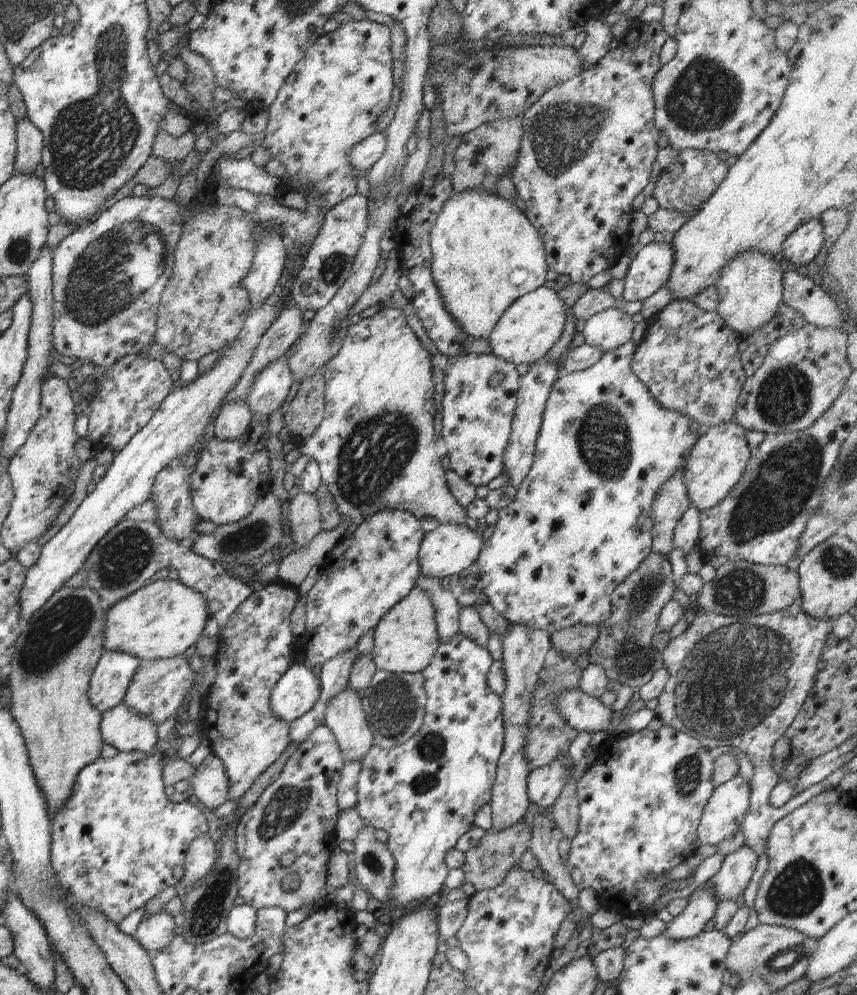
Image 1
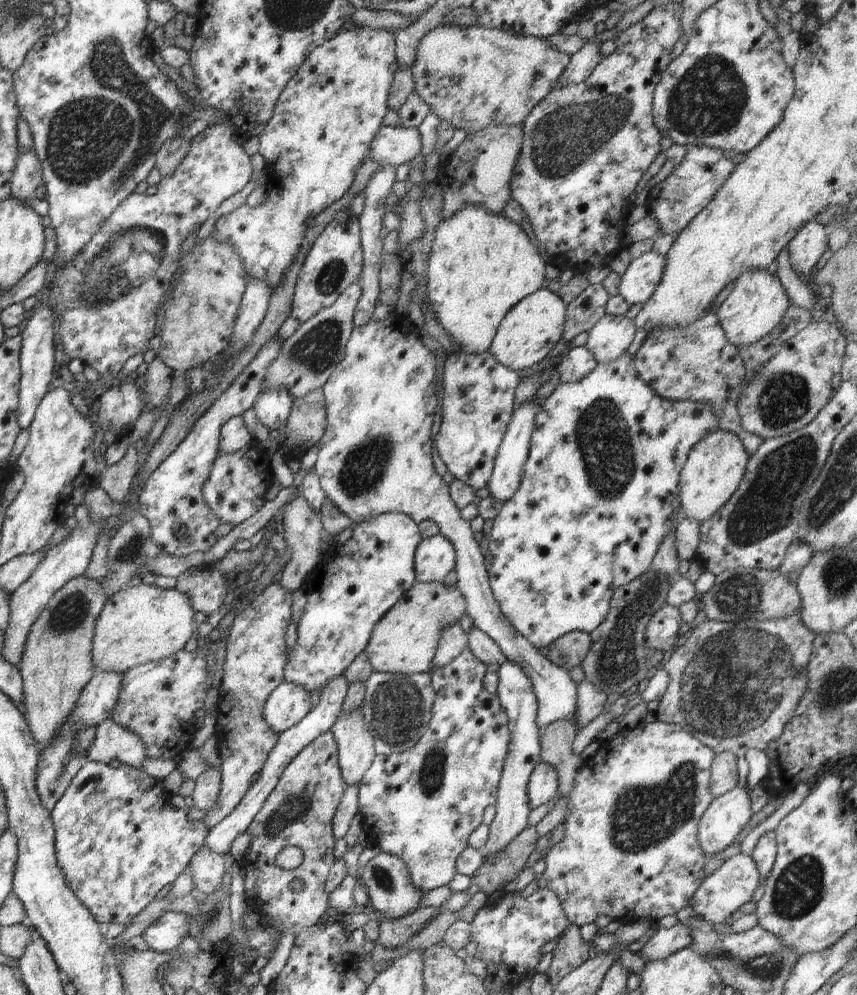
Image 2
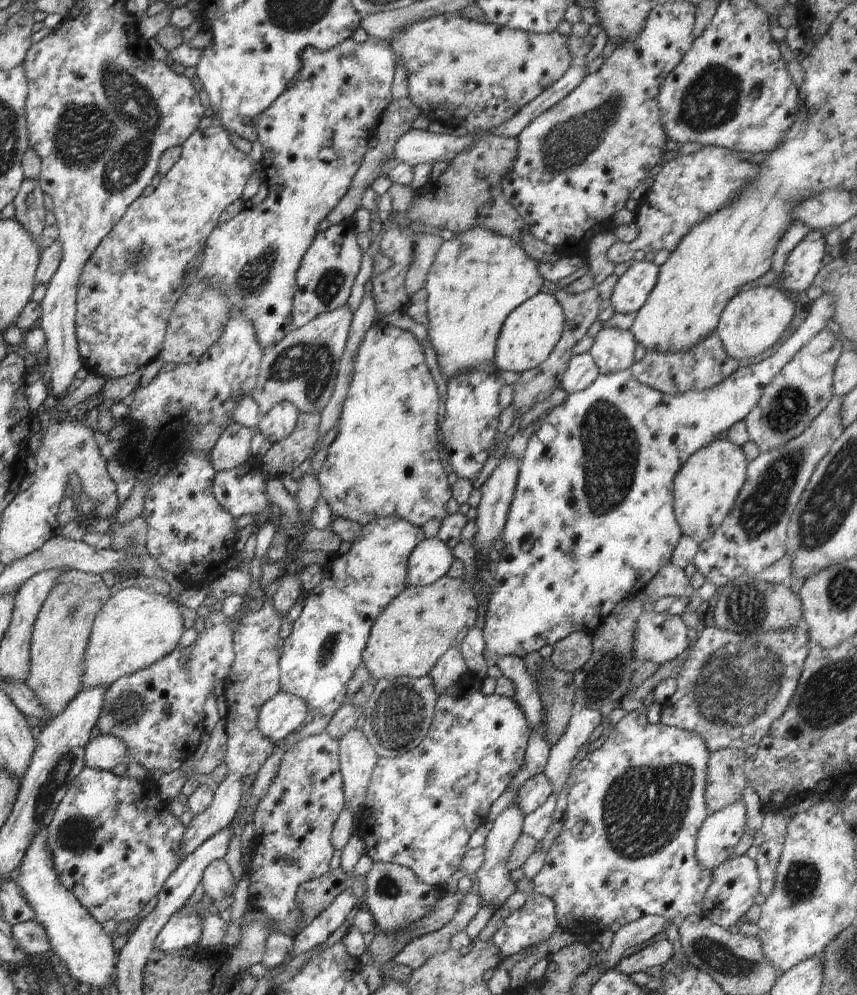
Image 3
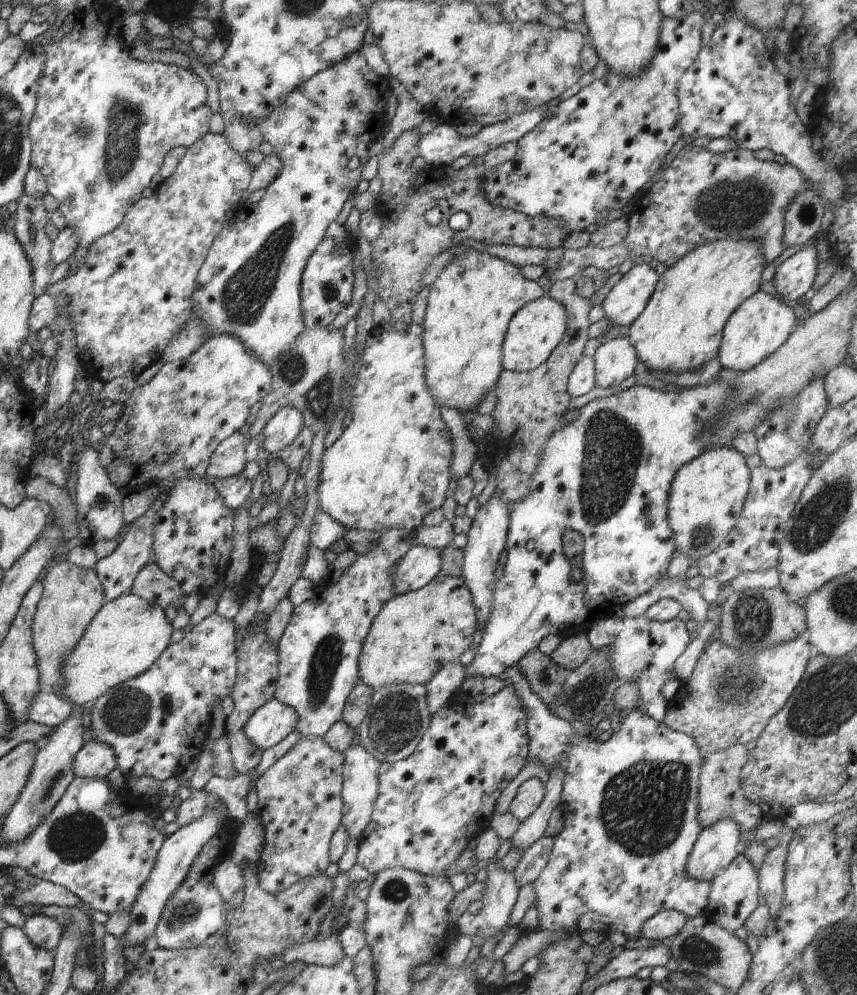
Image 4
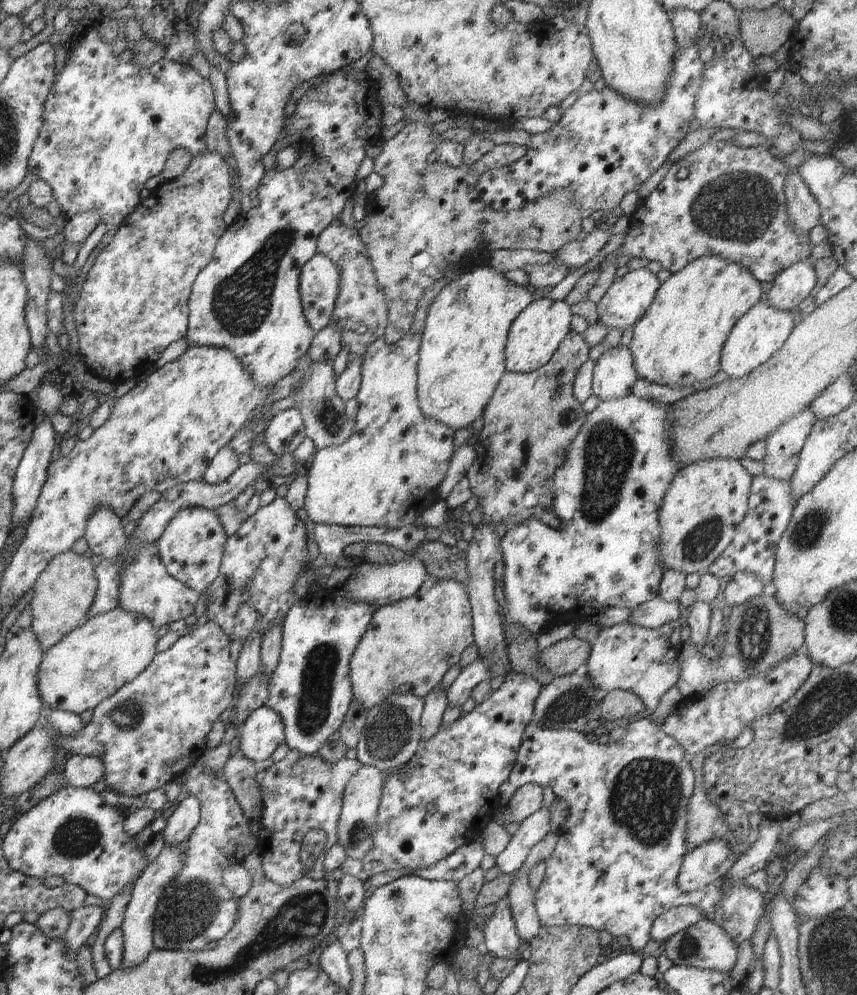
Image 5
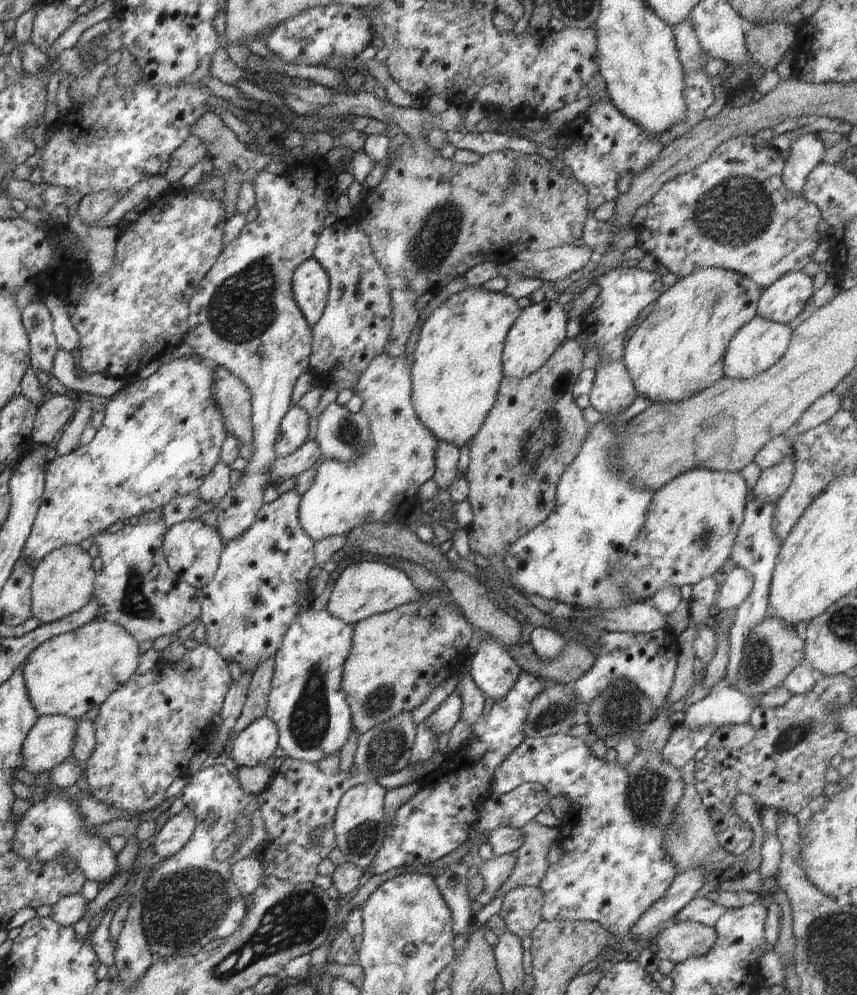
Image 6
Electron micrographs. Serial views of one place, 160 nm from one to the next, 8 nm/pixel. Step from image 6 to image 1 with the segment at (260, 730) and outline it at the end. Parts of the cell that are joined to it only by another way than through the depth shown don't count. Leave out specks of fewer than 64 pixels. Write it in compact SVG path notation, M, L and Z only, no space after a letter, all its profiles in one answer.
M294 662L280 678L270 698L272 714L292 723L316 706L320 677L306 664Z

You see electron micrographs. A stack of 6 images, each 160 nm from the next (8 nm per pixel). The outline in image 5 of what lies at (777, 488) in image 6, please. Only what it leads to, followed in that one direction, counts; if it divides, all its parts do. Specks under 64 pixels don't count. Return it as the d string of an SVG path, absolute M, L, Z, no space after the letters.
M810 407L805 408L800 414L793 416L781 424L770 436L764 440L766 443L766 456L763 458L763 474L773 479L789 481L796 470L800 453L802 452L807 436L815 425L816 417Z

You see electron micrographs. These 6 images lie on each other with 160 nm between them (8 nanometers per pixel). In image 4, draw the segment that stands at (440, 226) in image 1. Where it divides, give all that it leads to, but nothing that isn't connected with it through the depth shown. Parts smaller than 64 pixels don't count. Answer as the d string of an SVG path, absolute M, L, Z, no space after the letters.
M471 249L454 256L430 287L425 324L421 327L426 385L438 406L456 408L462 414L475 412L488 392L496 386L503 372L502 346L512 316L526 304L547 297L547 293L537 280L524 278L520 267L490 256L488 252Z

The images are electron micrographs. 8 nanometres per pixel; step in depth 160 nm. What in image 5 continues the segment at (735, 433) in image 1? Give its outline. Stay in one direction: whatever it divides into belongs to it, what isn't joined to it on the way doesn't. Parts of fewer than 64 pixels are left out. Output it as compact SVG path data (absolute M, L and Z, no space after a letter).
M718 457L677 470L659 508L659 565L663 570L704 574L728 548L748 510L751 476L739 460Z

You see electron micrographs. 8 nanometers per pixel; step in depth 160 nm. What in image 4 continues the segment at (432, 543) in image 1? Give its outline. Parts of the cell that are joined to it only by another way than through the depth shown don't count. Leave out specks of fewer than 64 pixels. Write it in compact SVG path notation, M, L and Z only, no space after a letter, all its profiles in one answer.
M413 545L396 564L394 595L420 590L441 576L442 552L436 548Z

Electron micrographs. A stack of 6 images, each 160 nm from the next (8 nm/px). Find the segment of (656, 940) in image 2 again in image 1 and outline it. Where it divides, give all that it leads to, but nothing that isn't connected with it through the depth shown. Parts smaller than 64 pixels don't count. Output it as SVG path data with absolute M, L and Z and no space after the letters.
M704 883L692 892L686 902L686 908L668 923L664 936L672 940L687 940L699 936L708 921L715 918L719 899L714 896L712 886Z

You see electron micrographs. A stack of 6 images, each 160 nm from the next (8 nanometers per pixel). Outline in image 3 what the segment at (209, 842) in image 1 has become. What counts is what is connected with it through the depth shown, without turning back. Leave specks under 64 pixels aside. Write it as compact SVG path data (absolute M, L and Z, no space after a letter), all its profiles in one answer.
M223 859L208 864L202 876L202 888L214 902L226 905L232 901L232 892L236 887L234 876Z

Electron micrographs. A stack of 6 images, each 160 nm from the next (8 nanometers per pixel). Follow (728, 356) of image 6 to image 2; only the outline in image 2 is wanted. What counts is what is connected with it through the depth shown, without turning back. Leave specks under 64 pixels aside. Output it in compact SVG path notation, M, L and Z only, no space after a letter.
M750 268L740 274L732 284L734 285L732 292L715 314L728 342L732 342L738 348L750 346L778 326L791 302L772 268L763 270Z

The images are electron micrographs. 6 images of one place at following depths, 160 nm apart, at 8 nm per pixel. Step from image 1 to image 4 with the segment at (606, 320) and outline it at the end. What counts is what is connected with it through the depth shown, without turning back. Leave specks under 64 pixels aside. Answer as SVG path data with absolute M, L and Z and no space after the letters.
M618 336L604 342L593 356L596 372L596 387L616 387L635 374L639 363L634 346L628 338Z

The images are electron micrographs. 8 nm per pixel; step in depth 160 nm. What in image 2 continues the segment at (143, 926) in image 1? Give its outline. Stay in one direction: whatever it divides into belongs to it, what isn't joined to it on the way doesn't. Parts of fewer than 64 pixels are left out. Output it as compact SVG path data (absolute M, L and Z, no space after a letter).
M180 912L165 913L159 920L150 924L142 932L148 949L158 953L171 952L189 935L188 922L190 918Z

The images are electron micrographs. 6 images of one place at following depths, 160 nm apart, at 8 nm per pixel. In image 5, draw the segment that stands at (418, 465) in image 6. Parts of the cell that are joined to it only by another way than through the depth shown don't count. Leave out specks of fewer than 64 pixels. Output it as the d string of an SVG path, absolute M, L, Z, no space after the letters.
M408 333L394 344L388 344L382 338L367 347L361 362L361 383L356 396L359 408L354 432L340 446L316 450L304 470L307 475L304 507L314 524L401 529L406 520L400 518L416 504L424 503L430 490L437 492L454 454L455 430L428 418L419 407L417 364L420 343L421 335Z

